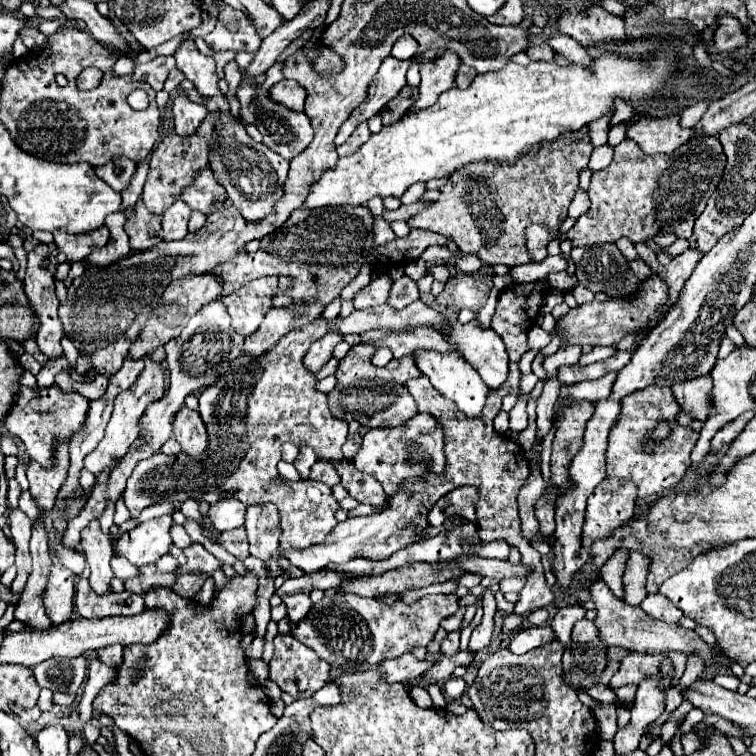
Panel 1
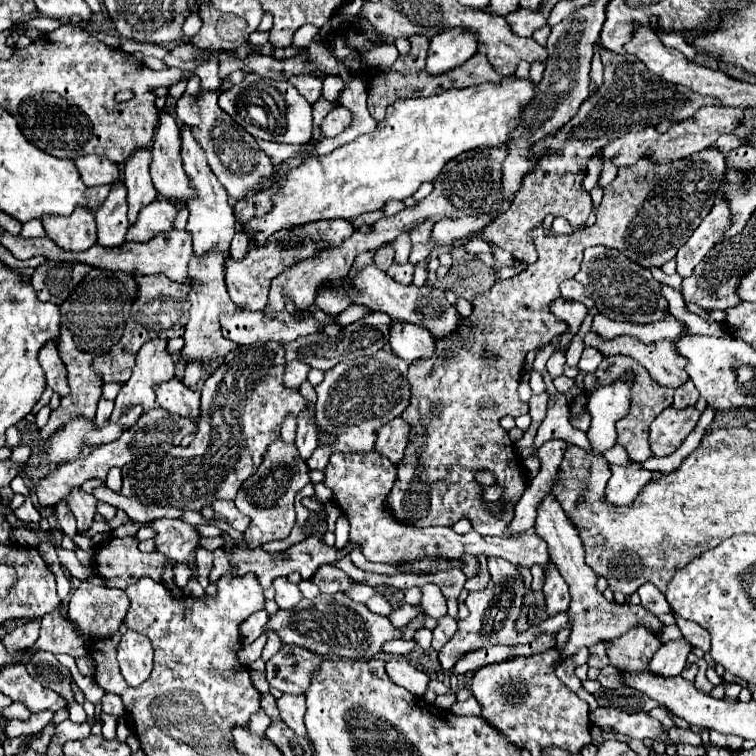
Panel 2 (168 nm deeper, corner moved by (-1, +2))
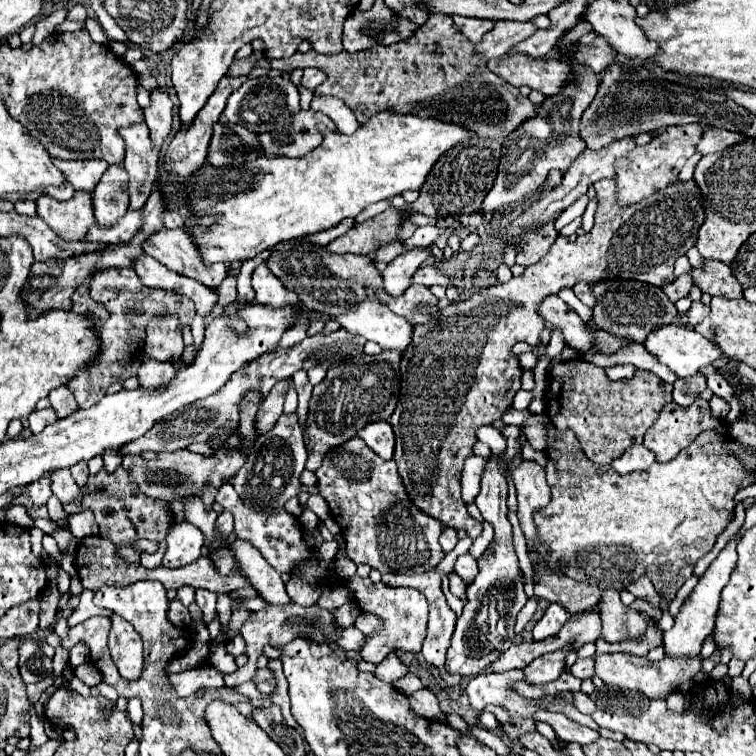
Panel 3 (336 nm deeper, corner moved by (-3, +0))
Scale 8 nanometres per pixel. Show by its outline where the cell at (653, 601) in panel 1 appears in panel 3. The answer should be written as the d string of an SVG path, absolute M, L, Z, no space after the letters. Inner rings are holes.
M646 575L638 577L636 581L632 581L626 589L628 589L634 597L638 597L638 599L646 599L646 601L652 603L652 605L660 605L660 595L656 593L650 577L646 577Z

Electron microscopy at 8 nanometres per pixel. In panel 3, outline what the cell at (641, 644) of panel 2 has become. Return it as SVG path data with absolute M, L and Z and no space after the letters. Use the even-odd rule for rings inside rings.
M606 589L600 593L600 617L602 637L610 643L634 639L646 631L646 617L632 607L626 607L616 589Z

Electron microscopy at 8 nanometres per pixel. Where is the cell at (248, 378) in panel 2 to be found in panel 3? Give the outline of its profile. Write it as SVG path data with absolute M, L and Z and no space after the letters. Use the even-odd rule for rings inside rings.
M244 399L244 415L240 415L240 427L238 427L238 431L246 439L242 451L232 451L232 453L220 451L220 443L216 443L216 439L214 439L212 447L218 449L216 457L196 457L196 453L190 453L188 449L180 449L176 453L142 451L140 455L122 455L122 467L126 471L132 471L132 477L136 479L136 483L140 483L140 489L144 493L148 493L152 497L162 497L168 501L180 501L180 495L184 495L184 491L196 491L196 495L202 495L206 481L210 481L212 487L220 489L222 479L230 479L244 465L246 453L252 449L252 443L256 441L256 433L254 433L256 411L258 411L258 405L248 403L248 399Z

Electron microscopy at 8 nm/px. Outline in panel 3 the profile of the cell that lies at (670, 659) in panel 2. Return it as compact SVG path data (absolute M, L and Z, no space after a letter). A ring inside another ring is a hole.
M736 533L734 537L730 537L730 541L726 543L726 547L718 553L718 557L710 563L710 567L706 569L706 573L700 577L698 585L692 589L692 593L688 595L688 599L682 603L678 615L674 617L674 627L670 631L664 633L664 651L668 657L690 657L690 655L698 655L702 649L702 641L714 631L714 621L716 621L716 613L718 613L718 603L720 603L720 593L724 589L724 585L728 583L730 573L736 567L736 545L738 545L740 533Z

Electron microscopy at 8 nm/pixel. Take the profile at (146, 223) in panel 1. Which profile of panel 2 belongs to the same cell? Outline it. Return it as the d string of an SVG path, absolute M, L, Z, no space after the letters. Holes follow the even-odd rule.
M150 149L136 151L124 167L124 185L128 189L128 221L134 225L142 207L158 199L158 189L150 177Z

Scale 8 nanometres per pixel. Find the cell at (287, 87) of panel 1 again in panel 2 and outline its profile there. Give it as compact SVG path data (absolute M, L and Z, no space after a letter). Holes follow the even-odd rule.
M296 75L296 77L290 77L288 81L306 97L308 103L314 103L322 93L322 81L314 75Z

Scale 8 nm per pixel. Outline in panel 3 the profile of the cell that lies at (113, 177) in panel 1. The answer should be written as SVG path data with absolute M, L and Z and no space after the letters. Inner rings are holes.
M52 159L52 163L56 167L60 167L66 181L74 189L84 189L84 191L92 191L92 187L96 187L96 183L100 181L100 175L108 167L108 163L104 163L104 161L62 161L62 159Z

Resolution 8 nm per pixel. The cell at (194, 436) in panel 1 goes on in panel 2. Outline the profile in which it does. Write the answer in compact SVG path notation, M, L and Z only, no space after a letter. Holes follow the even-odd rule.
M172 379L158 387L158 405L168 413L196 421L200 417L200 397L198 391L188 389L182 381Z

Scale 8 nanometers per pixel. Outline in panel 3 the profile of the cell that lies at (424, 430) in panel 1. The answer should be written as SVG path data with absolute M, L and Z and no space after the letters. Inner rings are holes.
M372 421L364 429L356 433L372 451L376 451L382 459L390 461L394 455L394 431L388 421Z

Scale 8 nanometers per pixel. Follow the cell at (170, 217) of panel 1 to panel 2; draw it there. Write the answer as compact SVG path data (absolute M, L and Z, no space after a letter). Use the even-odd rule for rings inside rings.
M158 199L154 203L146 205L146 209L142 209L138 221L128 229L128 241L146 243L146 241L154 239L158 233L170 231L176 215L178 215L178 209L168 199Z

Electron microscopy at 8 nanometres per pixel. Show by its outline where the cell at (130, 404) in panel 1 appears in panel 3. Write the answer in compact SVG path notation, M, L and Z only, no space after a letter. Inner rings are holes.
M172 315L162 319L152 319L146 325L146 345L144 355L158 361L172 361L172 357L180 357L184 351L180 321Z

